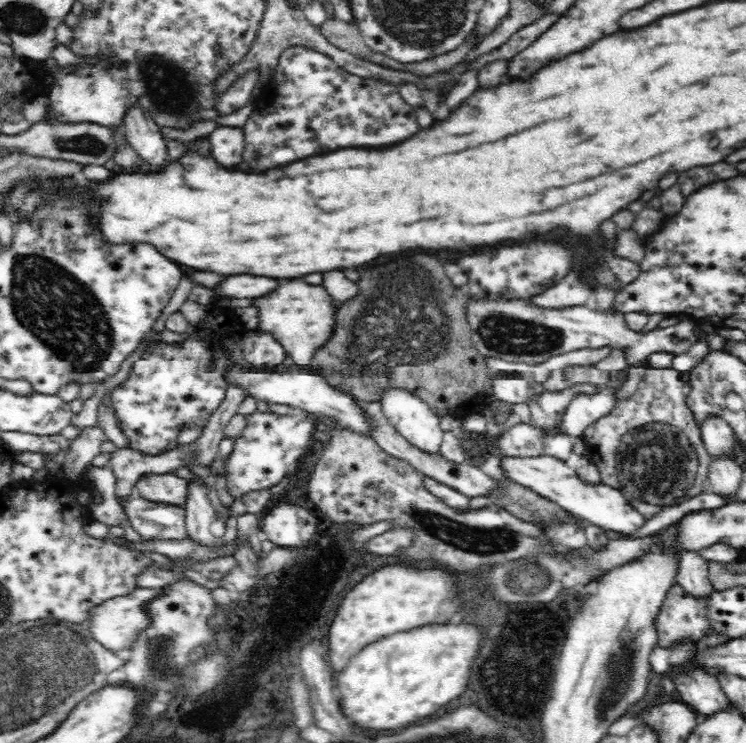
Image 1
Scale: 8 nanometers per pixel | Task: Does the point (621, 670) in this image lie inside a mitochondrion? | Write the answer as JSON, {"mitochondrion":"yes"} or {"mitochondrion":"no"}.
{"mitochondrion":"yes"}

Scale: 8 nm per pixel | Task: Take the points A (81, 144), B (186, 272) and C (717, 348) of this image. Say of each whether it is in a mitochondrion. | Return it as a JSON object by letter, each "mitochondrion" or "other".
{"A":"mitochondrion","B":"other","C":"other"}

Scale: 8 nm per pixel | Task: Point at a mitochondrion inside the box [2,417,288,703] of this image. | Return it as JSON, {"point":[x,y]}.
{"point":[161,668]}

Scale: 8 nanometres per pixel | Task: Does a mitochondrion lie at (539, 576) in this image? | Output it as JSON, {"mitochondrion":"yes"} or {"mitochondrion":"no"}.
{"mitochondrion":"yes"}

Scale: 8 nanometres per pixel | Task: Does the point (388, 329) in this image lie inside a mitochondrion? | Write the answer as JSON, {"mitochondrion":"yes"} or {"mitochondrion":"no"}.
{"mitochondrion":"yes"}

